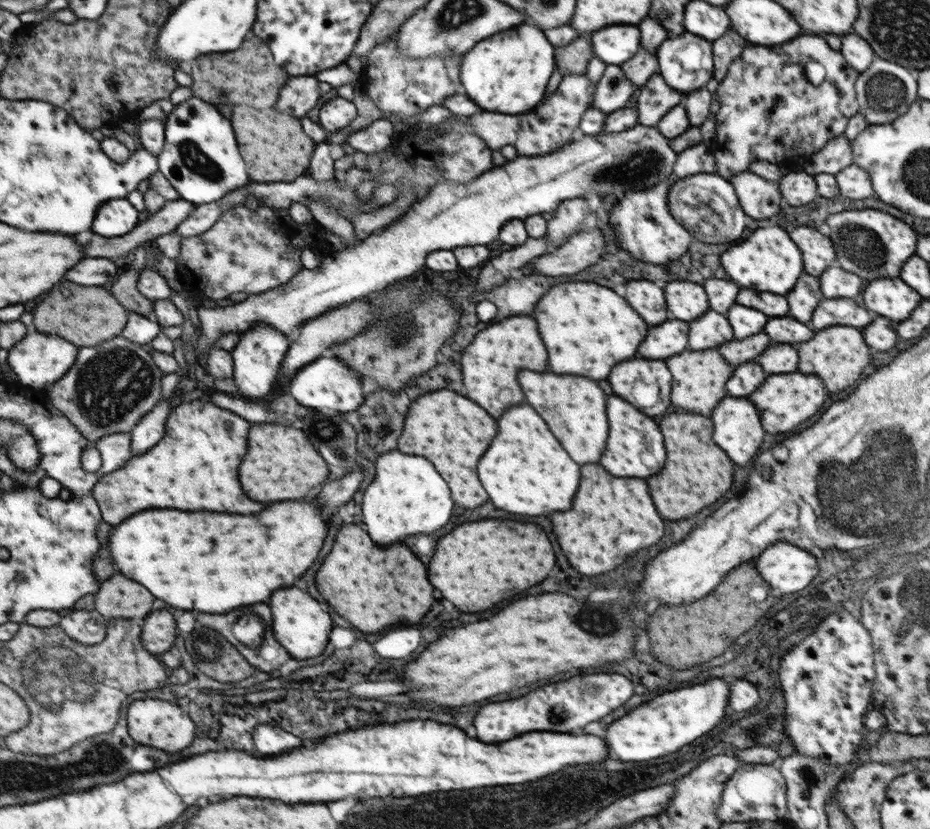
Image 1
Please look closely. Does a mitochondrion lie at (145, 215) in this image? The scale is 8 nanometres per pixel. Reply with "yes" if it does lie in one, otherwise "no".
no

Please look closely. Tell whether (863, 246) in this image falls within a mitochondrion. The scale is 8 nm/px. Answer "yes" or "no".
yes

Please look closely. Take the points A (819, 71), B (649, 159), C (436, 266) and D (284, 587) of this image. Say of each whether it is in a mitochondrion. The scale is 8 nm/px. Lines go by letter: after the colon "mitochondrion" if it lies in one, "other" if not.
A: other
B: mitochondrion
C: other
D: other

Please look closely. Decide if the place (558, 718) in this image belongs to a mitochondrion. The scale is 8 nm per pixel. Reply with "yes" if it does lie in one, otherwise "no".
yes

